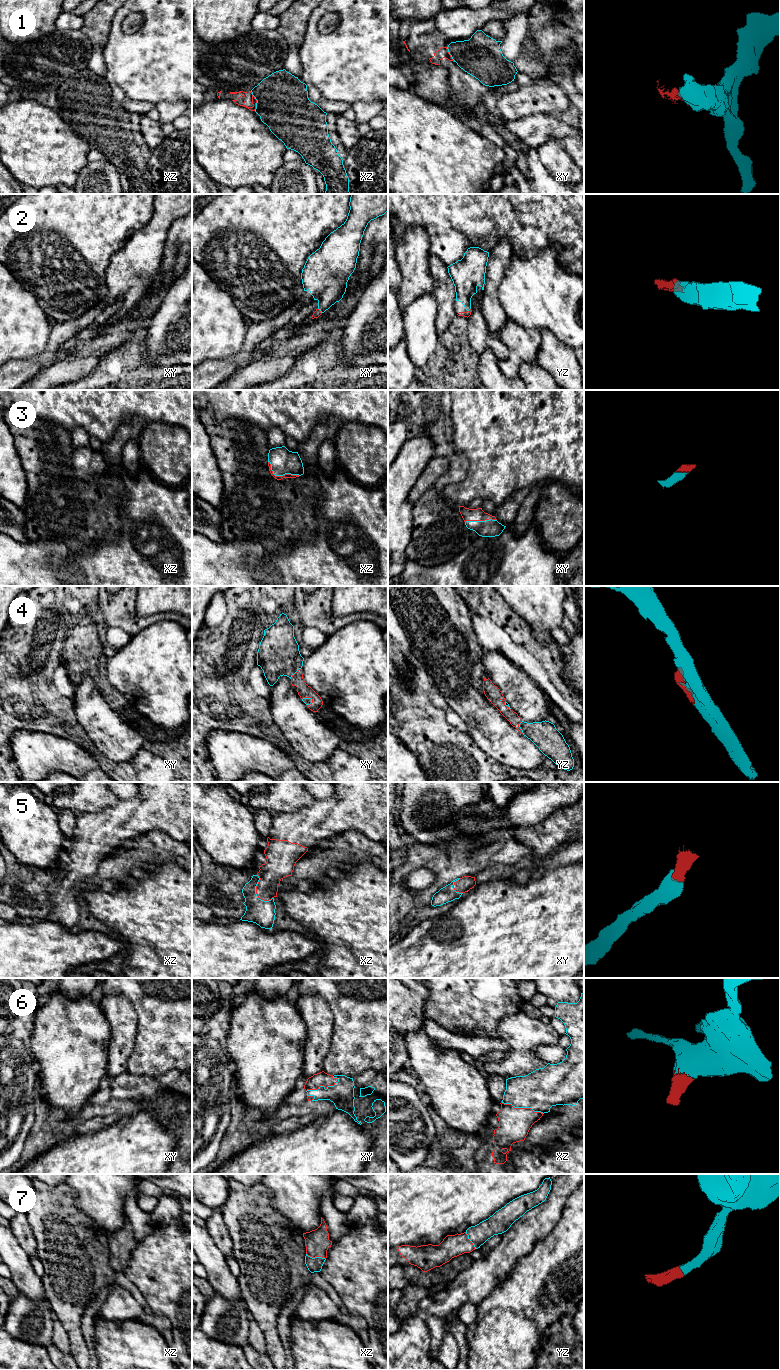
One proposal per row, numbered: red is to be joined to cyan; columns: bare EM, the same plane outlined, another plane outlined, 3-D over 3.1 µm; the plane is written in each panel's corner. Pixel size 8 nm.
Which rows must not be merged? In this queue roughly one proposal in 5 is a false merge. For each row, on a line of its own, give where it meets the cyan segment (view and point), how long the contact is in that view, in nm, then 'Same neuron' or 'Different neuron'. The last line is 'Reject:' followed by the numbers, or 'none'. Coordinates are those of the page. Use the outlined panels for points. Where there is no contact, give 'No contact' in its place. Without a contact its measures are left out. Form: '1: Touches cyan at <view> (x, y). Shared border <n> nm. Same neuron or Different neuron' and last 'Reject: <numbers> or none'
1: Touches cyan at xz (257, 101). Shared border 170 nm. Different neuron
2: Touches cyan at xy (320, 310). Shared border 60 nm. Same neuron
3: Touches cyan at xz (280, 475). Shared border 280 nm. Same neuron
4: Touches cyan at yz (520, 727). Shared border 110 nm. Same neuron
5: Touches cyan at xz (255, 891). Shared border 240 nm. Same neuron
6: Touches cyan at xy (322, 1086). Shared border 280 nm. Same neuron
7: Touches cyan at xz (316, 1257). Shared border 170 nm. Same neuron
Reject: 1

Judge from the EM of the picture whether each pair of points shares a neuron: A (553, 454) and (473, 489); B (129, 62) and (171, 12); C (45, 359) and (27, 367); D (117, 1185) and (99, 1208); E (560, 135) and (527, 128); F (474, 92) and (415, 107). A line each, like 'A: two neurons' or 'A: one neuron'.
A: one neuron
B: one neuron
C: one neuron
D: one neuron
E: one neuron
F: two neurons

